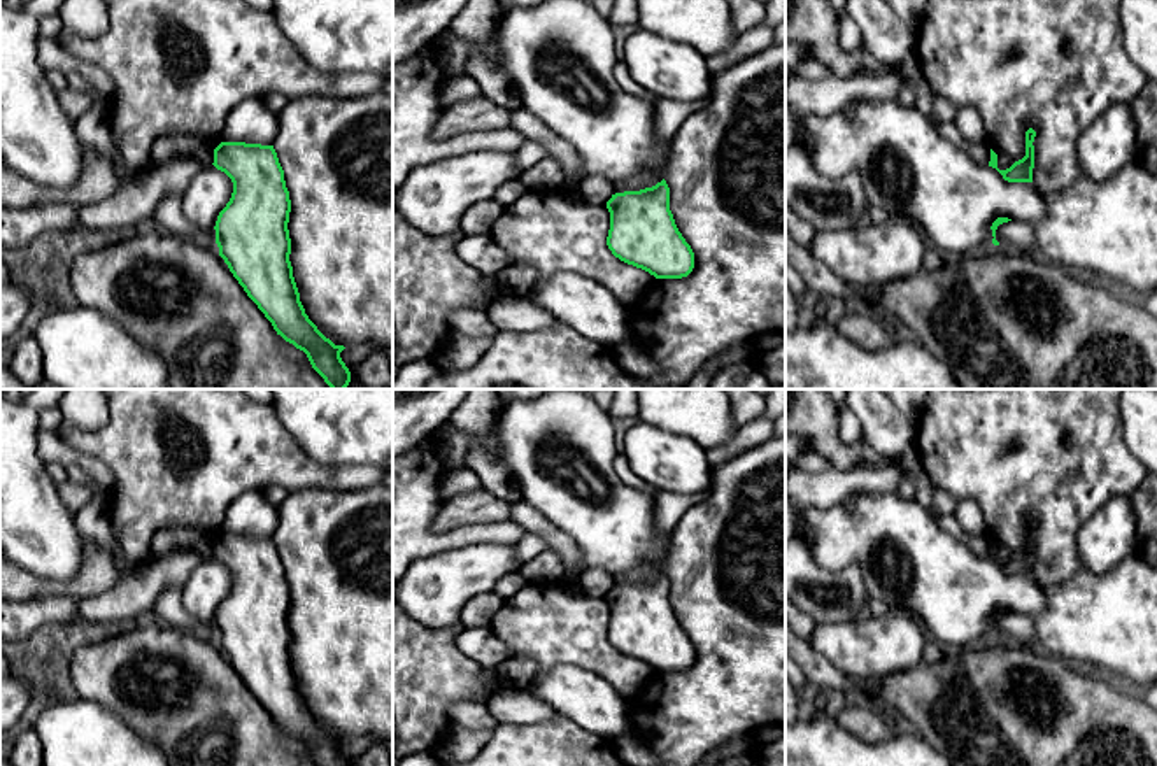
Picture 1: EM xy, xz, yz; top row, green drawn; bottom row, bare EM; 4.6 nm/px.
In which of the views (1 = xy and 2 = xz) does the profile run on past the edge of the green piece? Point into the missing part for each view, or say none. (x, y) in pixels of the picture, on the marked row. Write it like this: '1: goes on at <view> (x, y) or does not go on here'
1: does not go on here
2: does not go on here

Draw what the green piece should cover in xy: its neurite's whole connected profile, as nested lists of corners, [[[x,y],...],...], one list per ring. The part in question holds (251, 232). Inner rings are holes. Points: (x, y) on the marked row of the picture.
[[[221,142],[214,149],[212,165],[224,172],[233,182],[231,198],[219,212],[214,226],[219,256],[224,259],[247,296],[272,323],[277,335],[303,351],[312,368],[331,389],[345,389],[351,382],[351,372],[340,358],[340,352],[345,347],[335,345],[326,338],[309,319],[300,301],[289,261],[291,238],[287,223],[291,200],[284,181],[284,170],[273,145]]]

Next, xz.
[[[664,179],[652,188],[612,195],[607,209],[607,245],[615,258],[656,279],[682,279],[692,272],[694,252],[675,224]]]

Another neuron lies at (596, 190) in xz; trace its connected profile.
[[[589,175],[580,182],[582,196],[594,205],[607,205],[607,202],[617,193],[614,184],[603,175]]]

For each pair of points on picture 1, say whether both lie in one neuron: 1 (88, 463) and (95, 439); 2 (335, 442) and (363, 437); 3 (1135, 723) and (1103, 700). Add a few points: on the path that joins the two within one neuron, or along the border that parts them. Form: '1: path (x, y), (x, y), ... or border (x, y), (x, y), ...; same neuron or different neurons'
1: border (58, 435), (95, 456), (114, 488); different neurons
2: path (342, 437), (356, 437); same neuron
3: path (1128, 723), (1110, 707); same neuron

